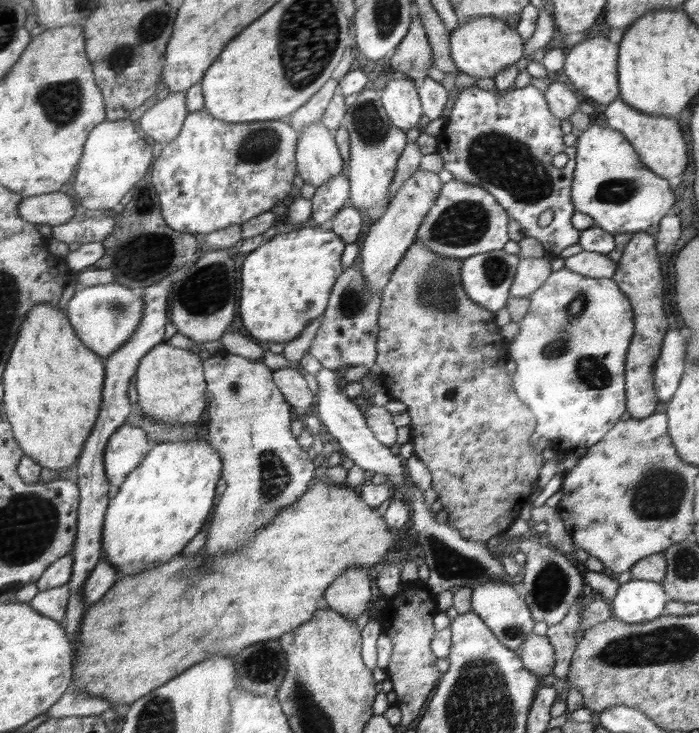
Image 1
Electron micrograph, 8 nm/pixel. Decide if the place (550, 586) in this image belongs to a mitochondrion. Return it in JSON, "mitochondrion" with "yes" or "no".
{"mitochondrion":"yes"}

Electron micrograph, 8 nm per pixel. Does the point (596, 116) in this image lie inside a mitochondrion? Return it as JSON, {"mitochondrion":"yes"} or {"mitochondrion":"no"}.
{"mitochondrion":"no"}

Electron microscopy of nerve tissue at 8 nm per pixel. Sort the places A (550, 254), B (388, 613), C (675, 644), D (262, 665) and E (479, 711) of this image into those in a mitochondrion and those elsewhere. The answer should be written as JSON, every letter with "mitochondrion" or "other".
{"A":"other","B":"other","C":"mitochondrion","D":"mitochondrion","E":"mitochondrion"}

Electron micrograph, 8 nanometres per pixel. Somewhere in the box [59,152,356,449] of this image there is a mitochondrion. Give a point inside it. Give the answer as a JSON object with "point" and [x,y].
{"point":[126,267]}

